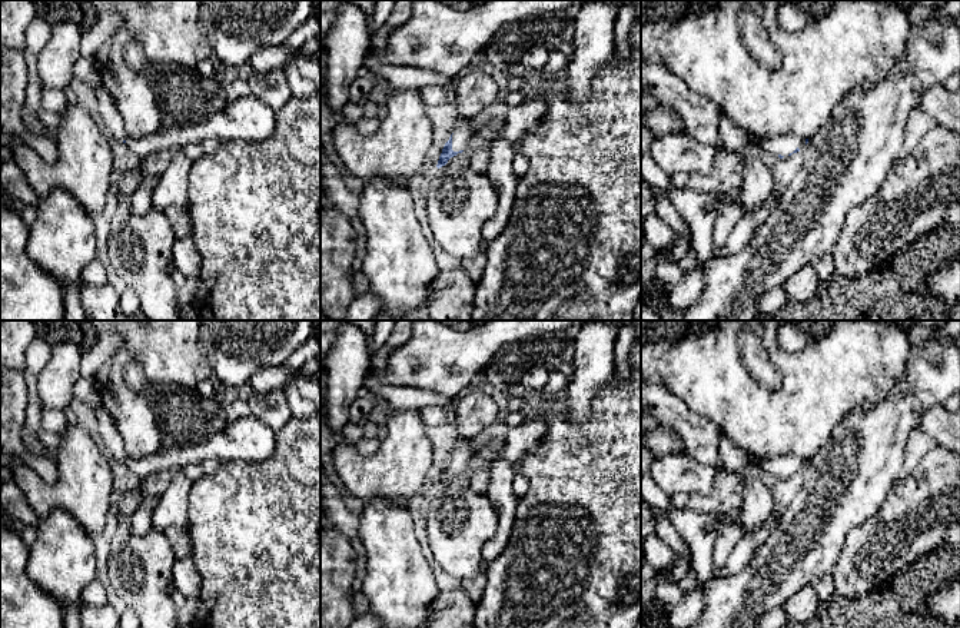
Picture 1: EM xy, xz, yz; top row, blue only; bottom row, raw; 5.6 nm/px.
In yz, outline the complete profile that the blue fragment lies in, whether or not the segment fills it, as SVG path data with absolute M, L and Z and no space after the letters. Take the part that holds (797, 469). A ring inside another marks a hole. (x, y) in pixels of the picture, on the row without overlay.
M778 455L770 459L763 459L758 466L783 479L803 471L807 463L808 459L801 459L793 455Z

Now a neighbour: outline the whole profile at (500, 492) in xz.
M496 442L492 458L491 478L486 496L496 512L496 532L484 545L482 559L491 562L498 558L509 542L519 496L512 491L515 468L504 458L504 442Z

